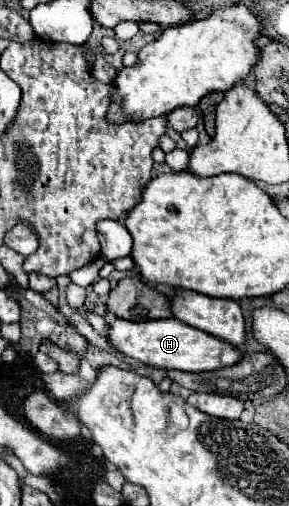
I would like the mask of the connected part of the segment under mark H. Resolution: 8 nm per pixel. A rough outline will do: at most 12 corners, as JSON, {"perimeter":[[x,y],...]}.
{"perimeter":[[115,318],[107,338],[147,366],[183,372],[243,352],[175,318]]}

